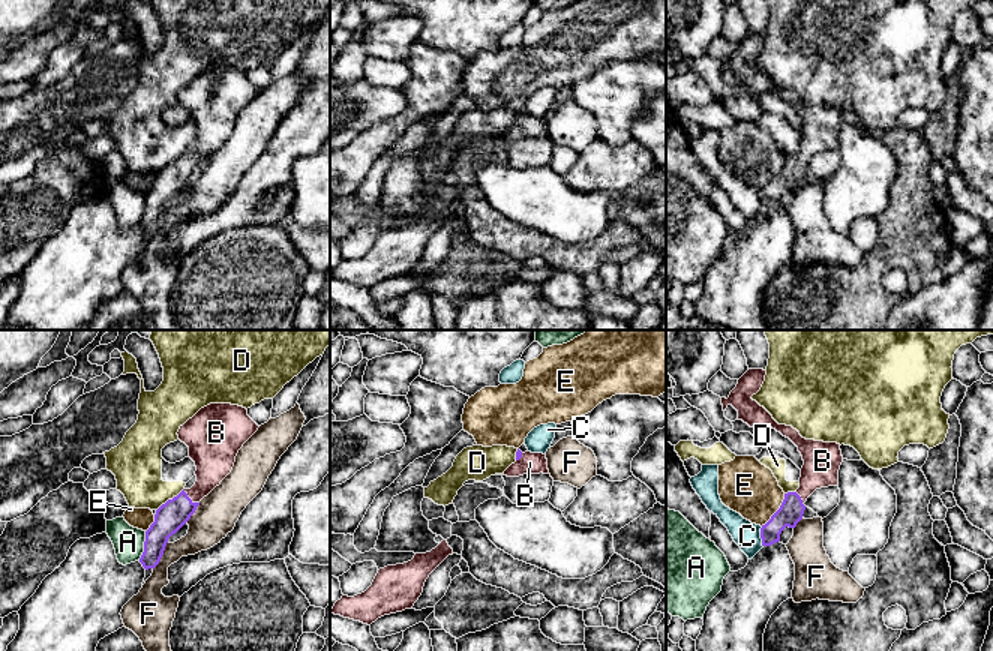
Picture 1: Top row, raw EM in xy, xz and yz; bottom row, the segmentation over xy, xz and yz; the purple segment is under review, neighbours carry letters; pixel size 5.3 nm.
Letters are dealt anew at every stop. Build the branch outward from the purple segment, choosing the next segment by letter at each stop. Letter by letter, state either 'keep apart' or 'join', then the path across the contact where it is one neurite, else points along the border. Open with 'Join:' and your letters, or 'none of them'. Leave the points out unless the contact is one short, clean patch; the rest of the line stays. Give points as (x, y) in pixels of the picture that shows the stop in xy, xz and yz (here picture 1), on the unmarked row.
Join: B
A: keep apart
B: join; way xy (174, 177), (189, 162), (206, 146), (213, 123)
C: keep apart
D: keep apart; border xy (183, 152), (156, 174)
E: keep apart
F: keep apart; border xy (167, 206), (162, 221), (153, 233)

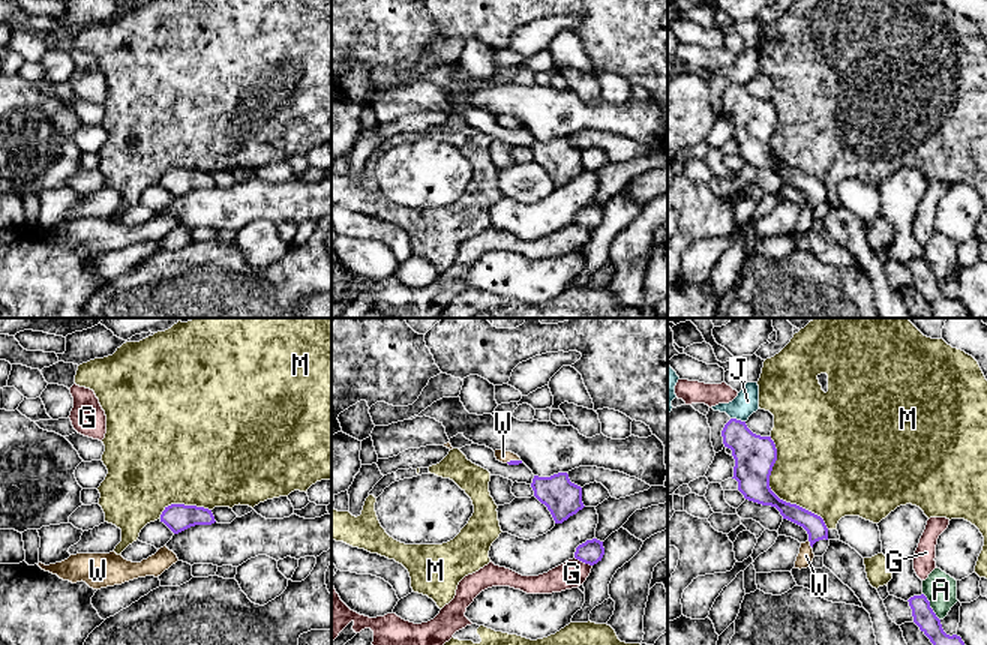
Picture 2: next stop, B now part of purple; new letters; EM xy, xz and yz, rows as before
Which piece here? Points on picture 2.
Join: W
A: keep apart
G: keep apart
J: keep apart
M: keep apart
W: join; way yz (813, 188), (810, 207), (806, 219)

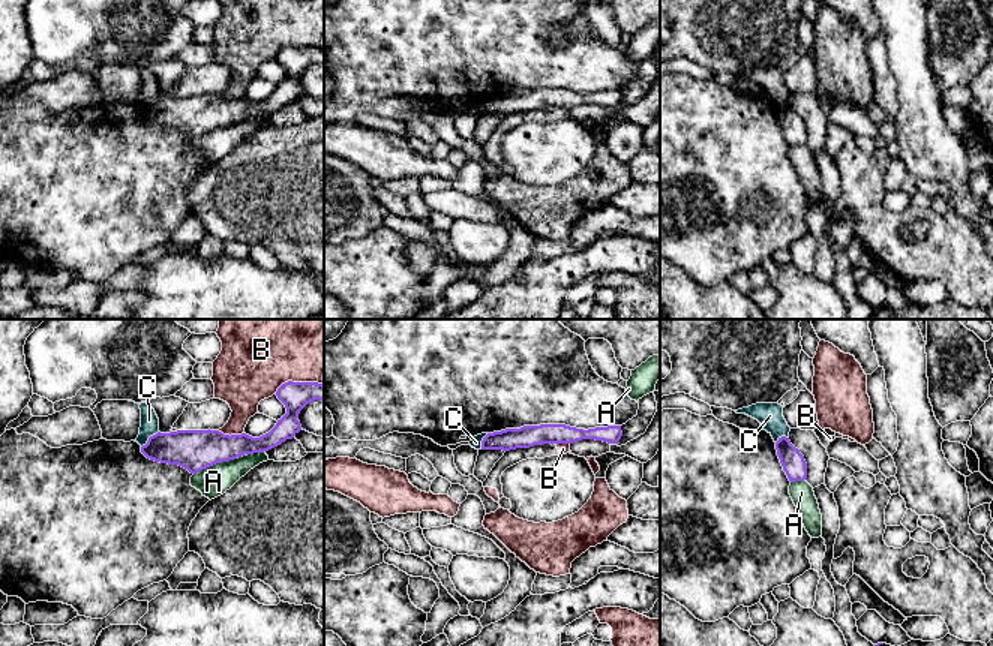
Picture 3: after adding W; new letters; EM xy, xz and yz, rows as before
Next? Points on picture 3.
Join: C
A: keep apart
B: keep apart
C: join; way xy (194, 114), (158, 111), (149, 102), (149, 84)

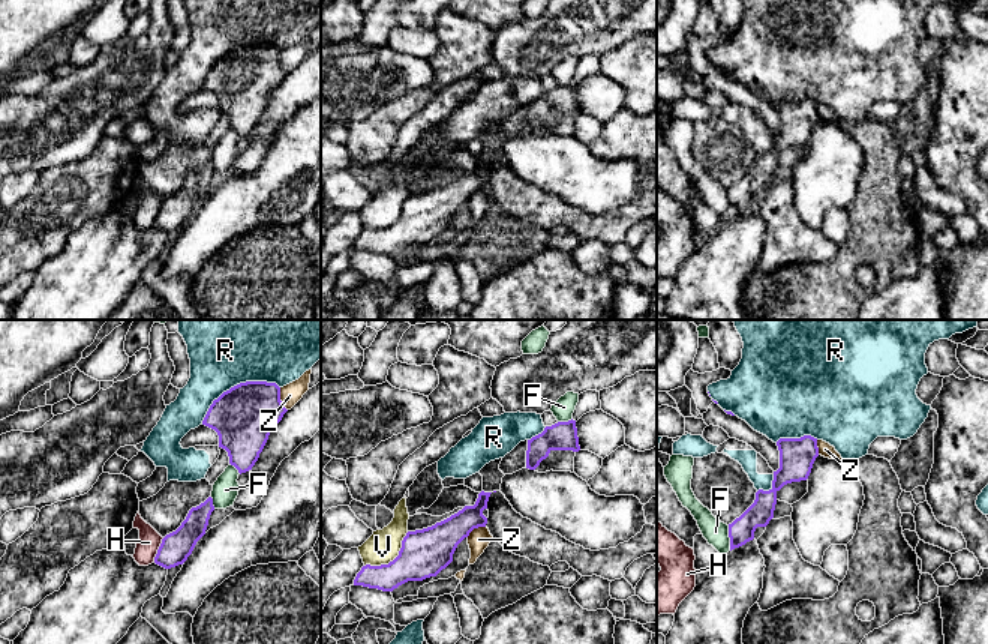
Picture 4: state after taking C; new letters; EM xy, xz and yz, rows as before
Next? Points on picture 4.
Join: none of them
F: keep apart
H: keep apart
R: keep apart
V: keep apart
Z: keep apart

